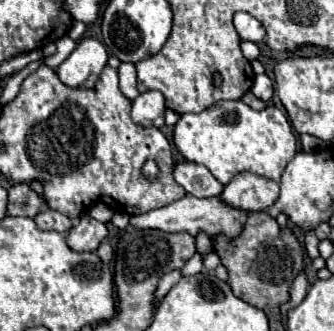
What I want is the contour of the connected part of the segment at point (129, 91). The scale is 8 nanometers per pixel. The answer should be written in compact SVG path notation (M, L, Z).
M121 62L119 66L119 88L121 92L129 98L135 100L139 90L137 90L137 76L135 76L135 66L131 62Z

